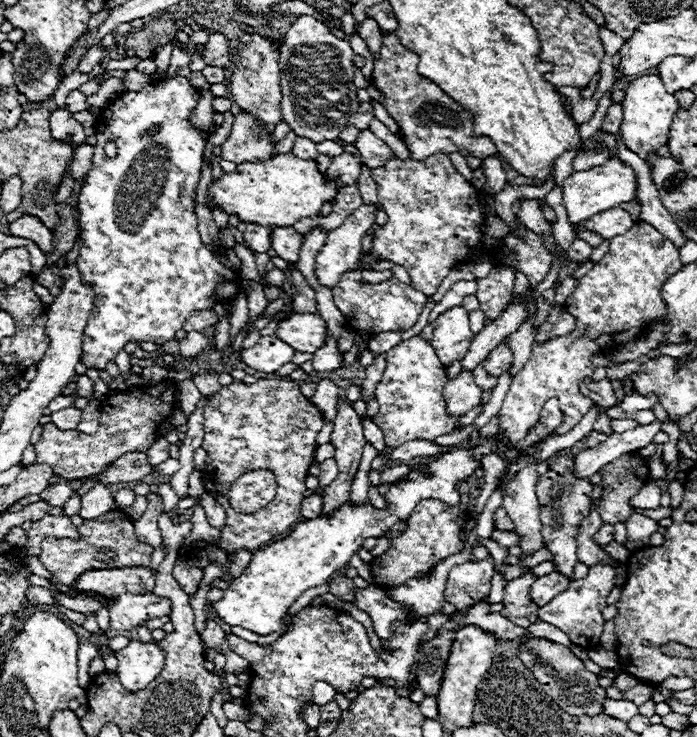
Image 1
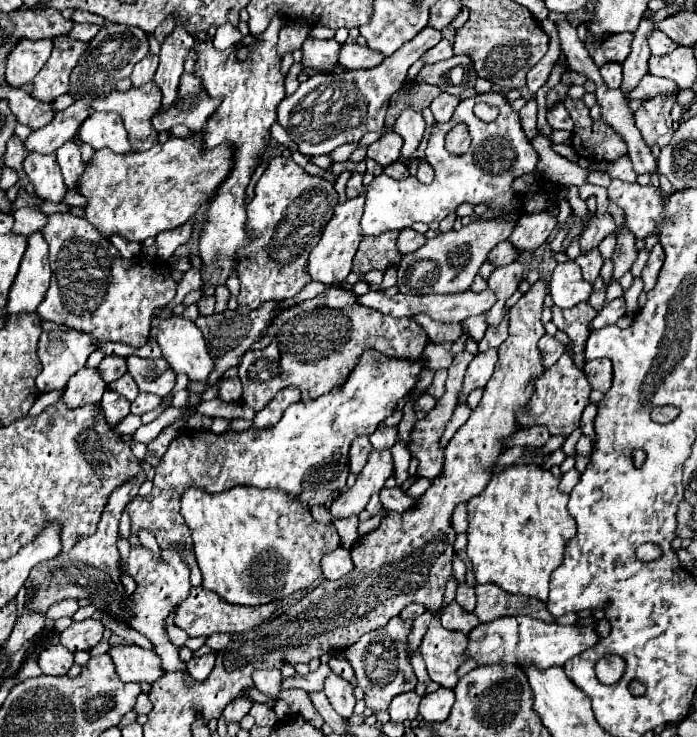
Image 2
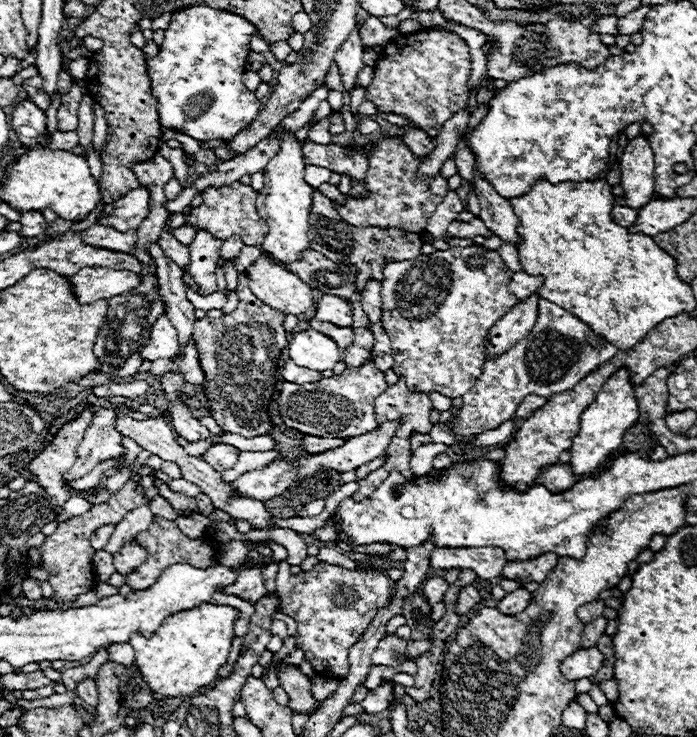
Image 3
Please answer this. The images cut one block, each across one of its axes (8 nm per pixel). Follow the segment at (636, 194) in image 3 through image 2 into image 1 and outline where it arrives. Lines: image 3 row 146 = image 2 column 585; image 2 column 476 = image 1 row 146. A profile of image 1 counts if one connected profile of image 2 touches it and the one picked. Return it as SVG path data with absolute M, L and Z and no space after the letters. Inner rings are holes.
M652 74L652 76L640 76L634 82L630 82L630 86L626 88L626 96L622 100L622 110L624 110L624 122L620 126L620 136L628 150L636 152L642 160L646 160L650 152L656 152L662 144L666 144L672 118L678 110L678 102L672 94L666 92L660 76Z

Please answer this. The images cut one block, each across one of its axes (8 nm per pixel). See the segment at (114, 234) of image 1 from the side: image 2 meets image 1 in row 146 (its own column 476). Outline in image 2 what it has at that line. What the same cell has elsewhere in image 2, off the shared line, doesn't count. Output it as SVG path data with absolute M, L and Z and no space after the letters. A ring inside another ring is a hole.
M486 92L476 94L472 98L466 98L458 104L454 110L454 116L446 124L436 124L432 128L432 134L428 138L426 146L426 160L434 168L434 180L430 184L420 184L418 178L408 176L406 180L390 180L390 176L380 174L366 186L366 210L362 216L362 230L366 236L380 236L386 230L404 230L410 228L414 222L434 222L444 220L448 214L456 212L456 208L464 202L468 204L490 204L490 208L506 208L514 206L518 212L508 214L514 220L520 218L520 196L512 190L514 178L522 174L530 174L536 170L538 154L524 136L520 124L518 112L510 106L506 94L502 92ZM478 102L492 104L500 110L498 118L492 124L480 122L480 118L474 116L472 108ZM456 124L466 124L472 146L466 154L454 156L444 148L444 138Z

